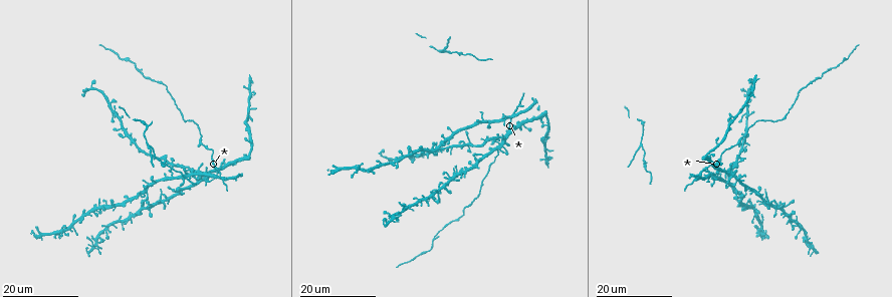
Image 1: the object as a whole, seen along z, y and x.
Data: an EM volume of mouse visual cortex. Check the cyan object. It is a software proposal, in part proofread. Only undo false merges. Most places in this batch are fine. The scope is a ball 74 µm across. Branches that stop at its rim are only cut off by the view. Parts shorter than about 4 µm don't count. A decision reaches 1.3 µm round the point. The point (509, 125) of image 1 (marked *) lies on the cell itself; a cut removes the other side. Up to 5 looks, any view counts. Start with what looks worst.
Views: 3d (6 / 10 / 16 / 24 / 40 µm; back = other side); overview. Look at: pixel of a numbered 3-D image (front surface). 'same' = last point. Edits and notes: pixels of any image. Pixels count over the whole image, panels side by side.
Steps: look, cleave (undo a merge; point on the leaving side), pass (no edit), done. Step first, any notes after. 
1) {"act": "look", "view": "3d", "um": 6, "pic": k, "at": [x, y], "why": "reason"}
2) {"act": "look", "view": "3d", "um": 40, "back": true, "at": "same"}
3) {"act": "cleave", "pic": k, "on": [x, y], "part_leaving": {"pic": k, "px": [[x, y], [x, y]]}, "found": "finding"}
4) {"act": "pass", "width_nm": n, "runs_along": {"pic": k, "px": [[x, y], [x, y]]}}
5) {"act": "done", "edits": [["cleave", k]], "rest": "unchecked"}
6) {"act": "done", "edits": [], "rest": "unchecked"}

{"act": "look", "view": "3d", "um": 16, "pic": 1, "at": [149, 146], "why": "two arms in line, one across"}

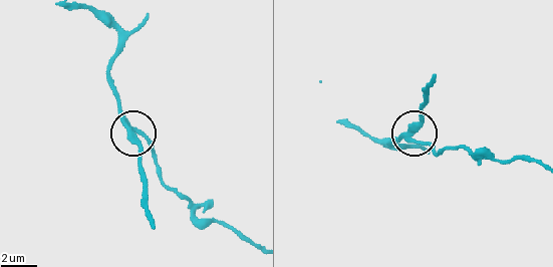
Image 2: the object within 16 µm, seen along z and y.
{"act": "look", "view": "3d", "um": 10, "pic": 2, "at": [130, 133]}

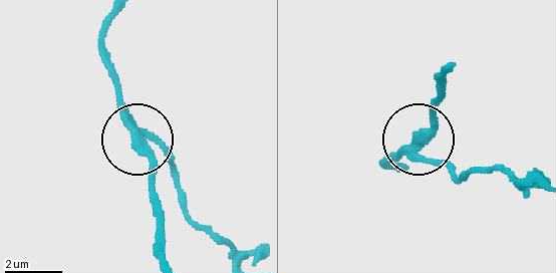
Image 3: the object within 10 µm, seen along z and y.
{"act": "cleave", "pic": 3, "on": [113, 78], "part_leaving": {"pic": 3, "px": [[127, 113], [100, 37], [107, 15]]}, "found": "a second cell is stuck on"}

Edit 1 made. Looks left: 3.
{"act": "look", "view": "3d", "um": 24, "pic": 1, "at": [161, 163], "why": "sudden change in width"}

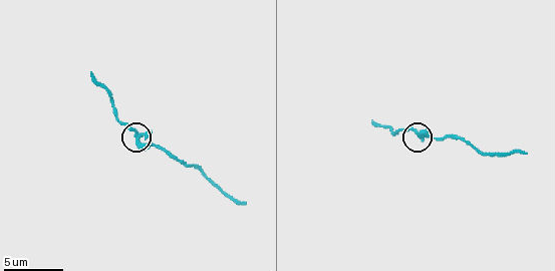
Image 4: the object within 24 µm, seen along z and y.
{"act": "look", "view": "3d", "um": 10, "pic": 4, "at": [136, 134], "why": "closer look"}

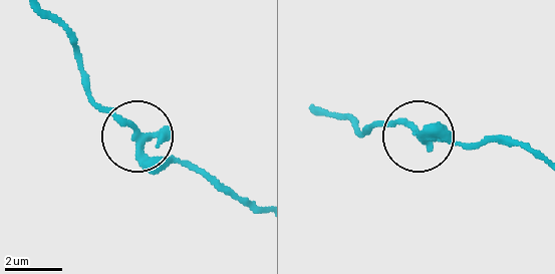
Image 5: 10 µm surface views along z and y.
{"act": "pass", "arms": 3, "found": "one cell here"}

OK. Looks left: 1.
{"act": "done", "edits": [["cleave", 3]], "rest": "unchecked"}

